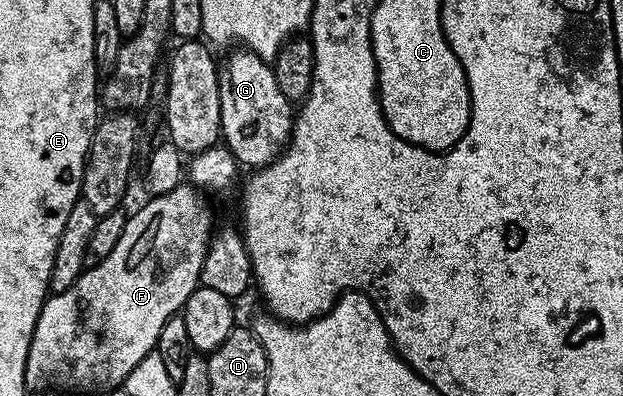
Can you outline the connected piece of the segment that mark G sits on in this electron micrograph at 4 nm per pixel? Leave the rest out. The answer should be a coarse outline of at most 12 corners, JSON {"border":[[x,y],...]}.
{"border":[[232,50],[220,135],[237,165],[265,168],[292,139],[294,104],[272,65]]}

